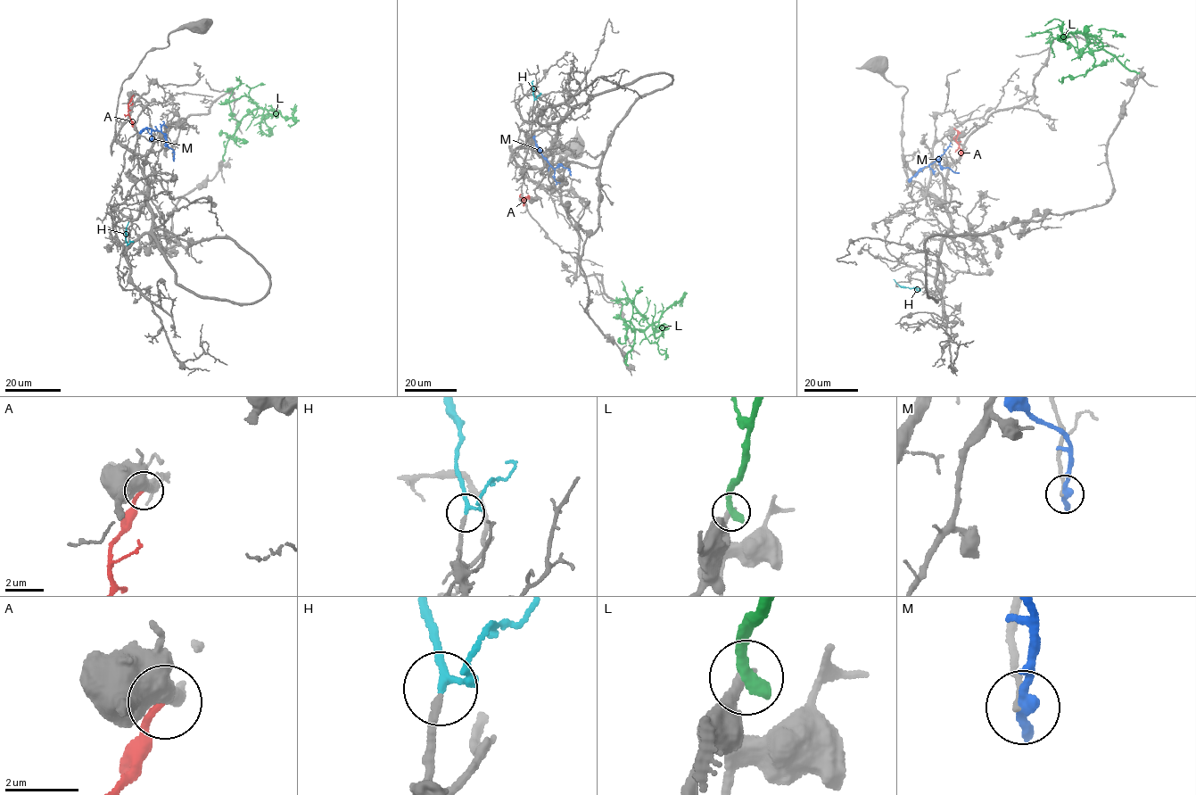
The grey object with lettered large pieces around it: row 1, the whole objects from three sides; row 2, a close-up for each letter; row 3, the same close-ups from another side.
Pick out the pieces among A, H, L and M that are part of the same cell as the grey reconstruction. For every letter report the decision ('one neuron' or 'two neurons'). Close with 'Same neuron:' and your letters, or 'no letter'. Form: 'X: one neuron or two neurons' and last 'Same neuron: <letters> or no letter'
A: two neurons
H: one neuron
L: two neurons
M: two neurons
Same neuron: H

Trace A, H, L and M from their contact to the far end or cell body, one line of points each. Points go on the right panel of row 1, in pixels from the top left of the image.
A: (954, 128), (961, 155)
H: (919, 288), (900, 286), (894, 279)
L: (1137, 72), (1129, 70), (1103, 49), (1090, 49), (1079, 31), (1062, 37), (1066, 43), (1068, 41)
M: (955, 172), (940, 165), (939, 159), (923, 167), (908, 181)

